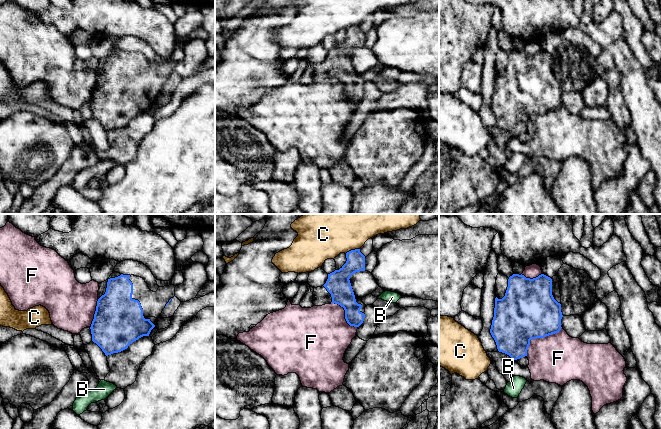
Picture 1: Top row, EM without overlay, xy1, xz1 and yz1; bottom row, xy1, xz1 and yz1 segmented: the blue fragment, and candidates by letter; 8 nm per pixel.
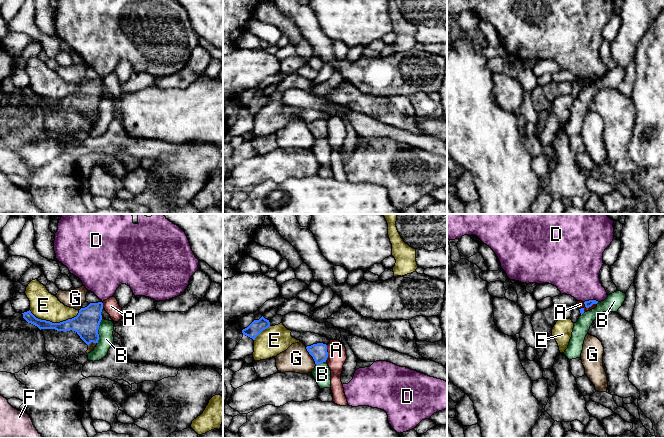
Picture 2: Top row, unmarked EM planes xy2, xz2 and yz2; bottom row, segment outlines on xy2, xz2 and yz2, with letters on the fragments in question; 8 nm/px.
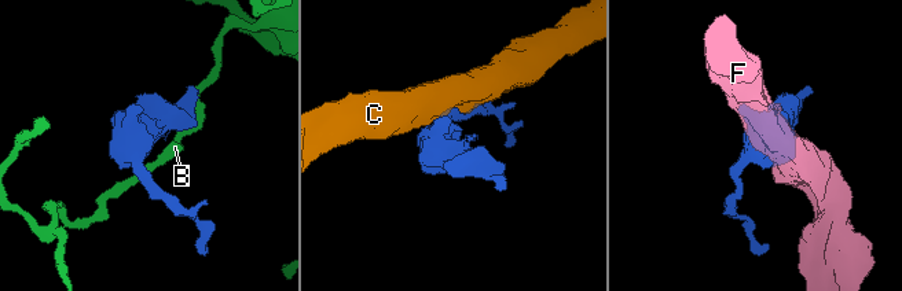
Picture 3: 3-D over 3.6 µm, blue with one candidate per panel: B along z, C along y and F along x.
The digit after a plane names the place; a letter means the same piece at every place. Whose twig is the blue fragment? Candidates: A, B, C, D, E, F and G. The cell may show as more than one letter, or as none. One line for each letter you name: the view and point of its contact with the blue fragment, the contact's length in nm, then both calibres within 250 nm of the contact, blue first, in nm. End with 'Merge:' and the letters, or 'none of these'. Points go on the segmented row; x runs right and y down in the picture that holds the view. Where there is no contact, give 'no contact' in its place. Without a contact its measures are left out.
Merge: none of these

